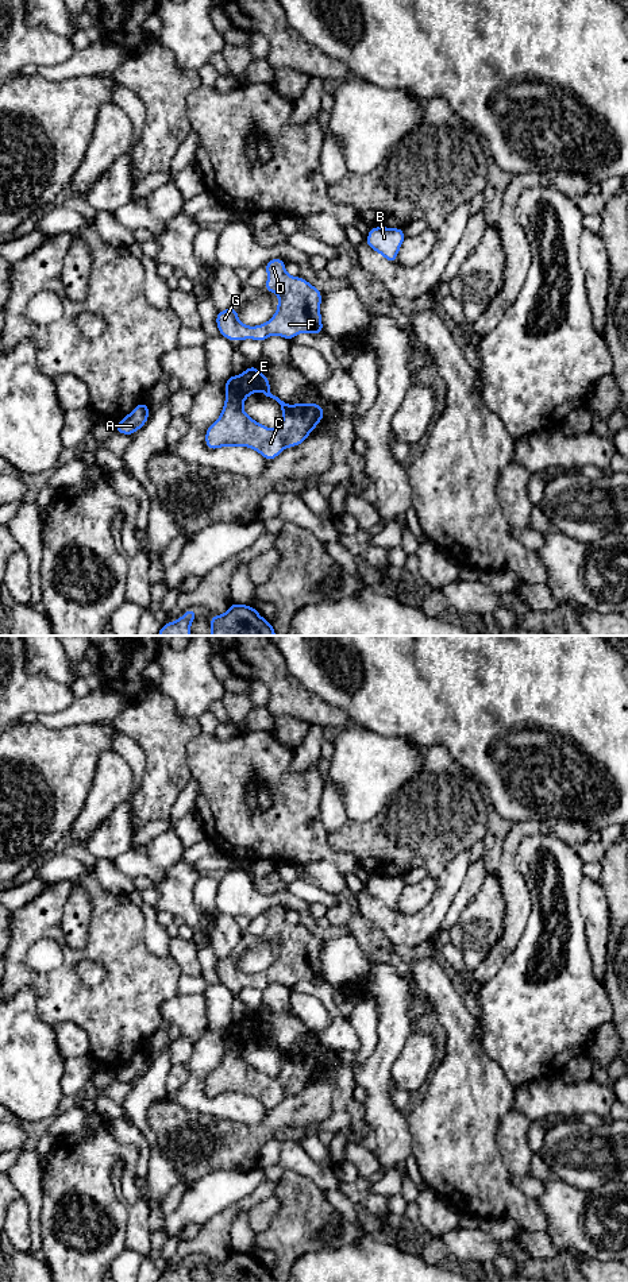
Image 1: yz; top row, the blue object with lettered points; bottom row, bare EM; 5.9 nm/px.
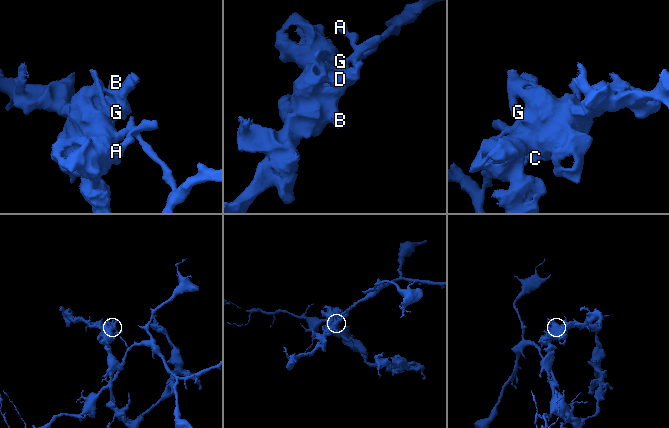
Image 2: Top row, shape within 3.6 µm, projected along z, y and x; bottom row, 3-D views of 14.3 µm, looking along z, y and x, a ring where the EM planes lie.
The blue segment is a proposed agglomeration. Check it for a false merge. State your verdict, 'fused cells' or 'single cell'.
fused cells

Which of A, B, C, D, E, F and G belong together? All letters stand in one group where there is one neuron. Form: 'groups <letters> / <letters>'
groups A / B C D E F G

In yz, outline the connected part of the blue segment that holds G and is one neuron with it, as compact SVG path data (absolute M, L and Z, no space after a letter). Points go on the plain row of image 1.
M274 905L263 912L267 919L263 939L280 942L278 955L267 970L243 973L238 966L238 957L232 954L216 959L219 981L228 989L254 986L263 991L269 984L278 982L292 991L301 980L324 981L320 962L323 941L301 924L290 924L285 919L285 911L284 907Z

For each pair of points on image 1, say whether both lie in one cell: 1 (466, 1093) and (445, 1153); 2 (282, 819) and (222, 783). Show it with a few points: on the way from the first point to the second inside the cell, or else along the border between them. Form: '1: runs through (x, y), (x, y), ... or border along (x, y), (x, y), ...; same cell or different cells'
1: runs through (462, 1108), (458, 1120), (449, 1130), (447, 1138); same cell
2: runs through (265, 821), (250, 821), (230, 800); same cell

